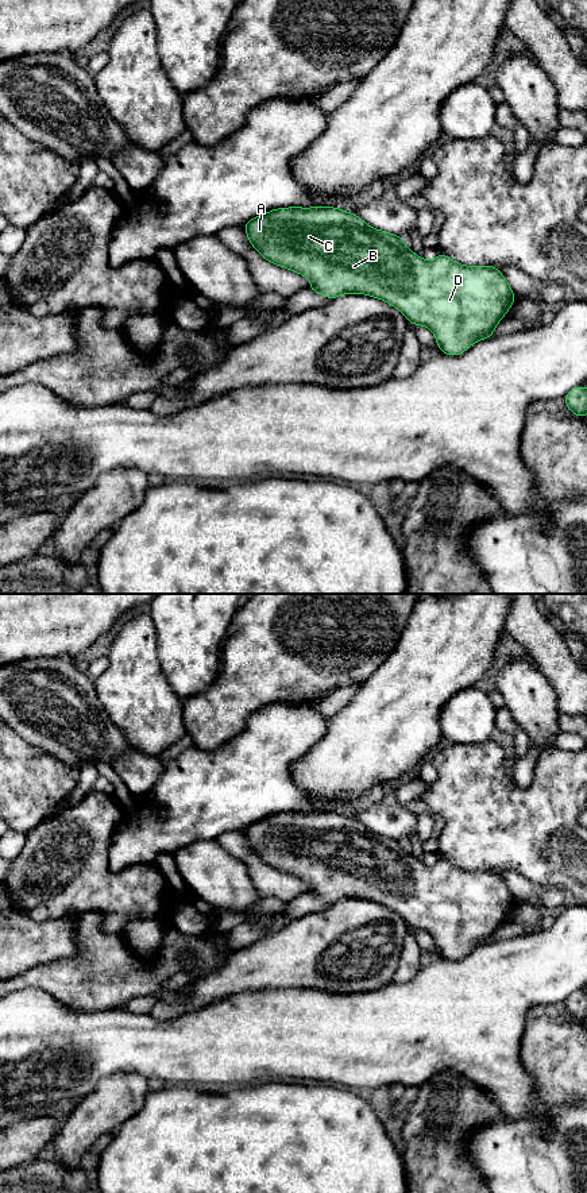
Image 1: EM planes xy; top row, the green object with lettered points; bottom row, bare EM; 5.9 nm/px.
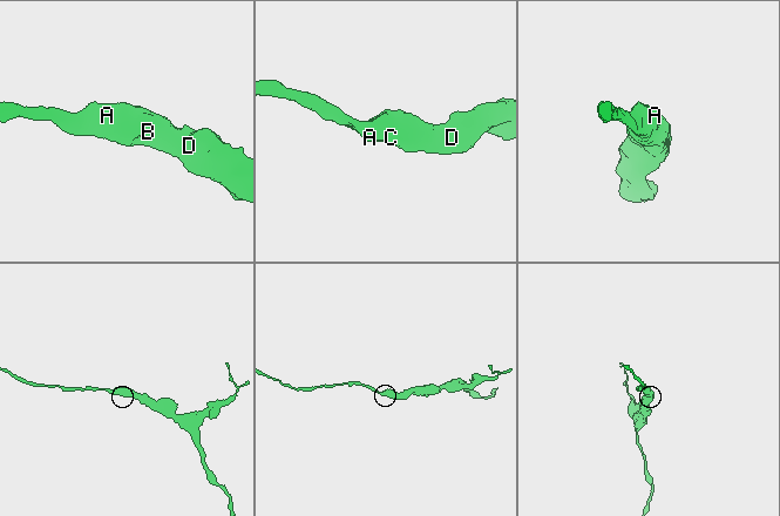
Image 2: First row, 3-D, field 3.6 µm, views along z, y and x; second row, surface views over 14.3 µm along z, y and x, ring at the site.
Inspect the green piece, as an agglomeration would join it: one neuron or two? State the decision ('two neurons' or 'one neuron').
one neuron

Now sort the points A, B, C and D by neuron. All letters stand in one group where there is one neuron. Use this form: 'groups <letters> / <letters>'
groups A B C D

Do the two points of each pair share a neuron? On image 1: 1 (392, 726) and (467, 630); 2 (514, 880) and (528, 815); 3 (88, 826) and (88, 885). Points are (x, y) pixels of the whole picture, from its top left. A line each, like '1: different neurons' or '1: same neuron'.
1: same neuron
2: different neurons
3: same neuron

